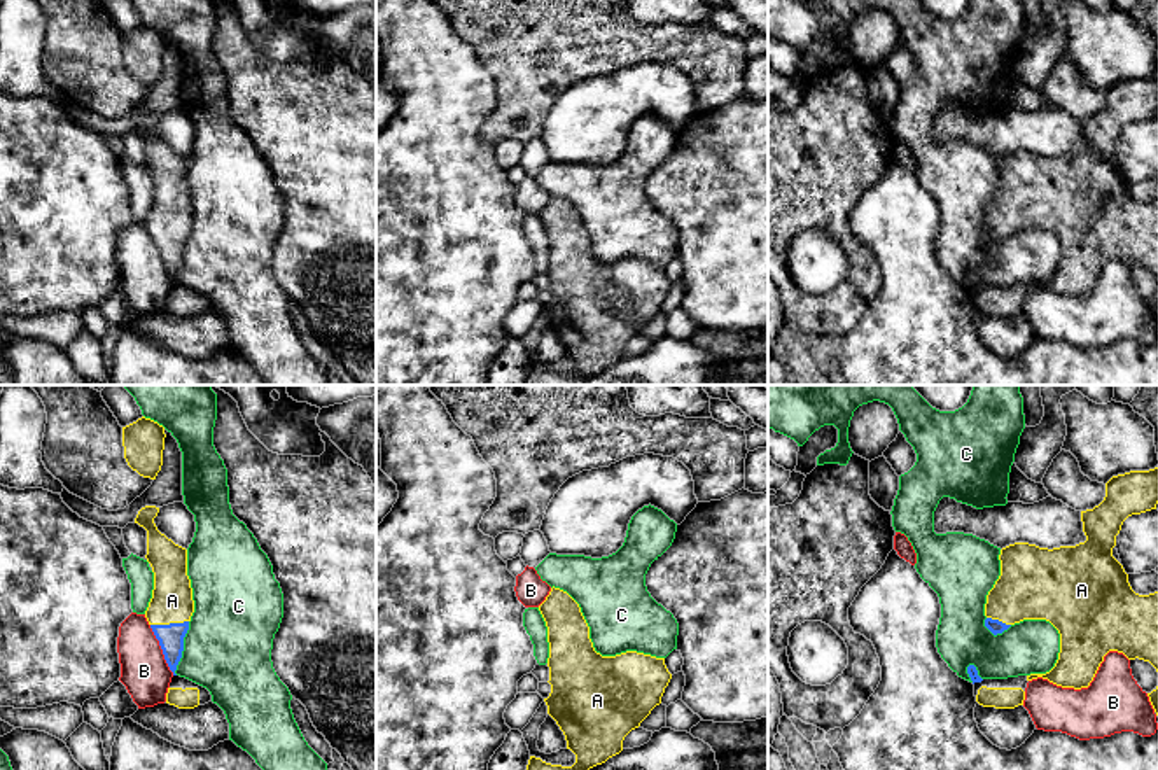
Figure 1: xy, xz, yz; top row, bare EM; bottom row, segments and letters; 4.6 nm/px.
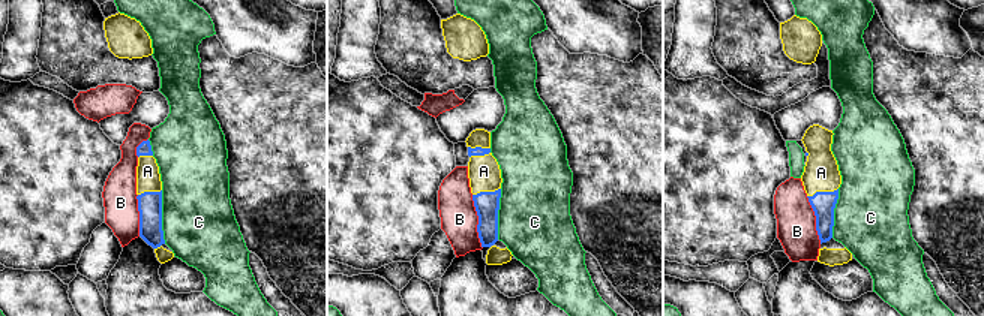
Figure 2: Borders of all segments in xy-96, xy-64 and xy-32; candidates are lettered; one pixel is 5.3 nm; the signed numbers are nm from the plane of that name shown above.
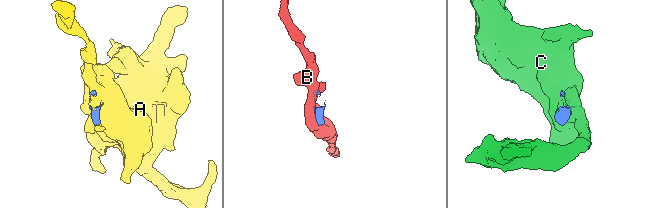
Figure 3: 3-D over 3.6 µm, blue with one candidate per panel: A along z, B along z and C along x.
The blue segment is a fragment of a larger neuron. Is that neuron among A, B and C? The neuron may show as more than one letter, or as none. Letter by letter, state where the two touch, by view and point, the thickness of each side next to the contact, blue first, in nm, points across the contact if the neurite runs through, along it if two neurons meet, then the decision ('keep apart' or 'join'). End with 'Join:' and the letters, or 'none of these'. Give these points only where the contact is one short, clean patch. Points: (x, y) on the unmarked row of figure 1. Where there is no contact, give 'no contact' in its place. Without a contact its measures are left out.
A: contact xy (170, 231); calibres 120 and 190 nm; join
B: contact xy (161, 256); calibres 120 and 220 nm; keep apart
C: contact xy (182, 256); calibres 120 and 400 nm; keep apart
Join: A

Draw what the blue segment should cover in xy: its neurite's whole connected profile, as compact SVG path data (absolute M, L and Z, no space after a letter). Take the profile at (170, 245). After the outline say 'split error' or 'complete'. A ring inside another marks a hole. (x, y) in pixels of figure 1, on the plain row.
M145 114L135 131L147 138L147 170L154 180L154 198L145 226L159 248L164 268L175 282L184 259L184 245L194 220L187 184L187 158L161 142L154 131L159 116Z; split error

